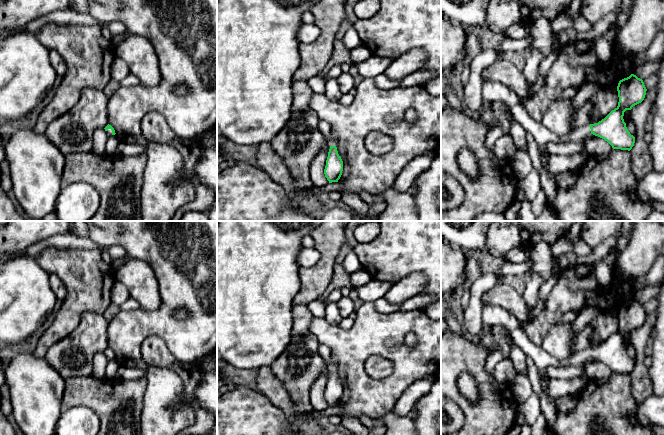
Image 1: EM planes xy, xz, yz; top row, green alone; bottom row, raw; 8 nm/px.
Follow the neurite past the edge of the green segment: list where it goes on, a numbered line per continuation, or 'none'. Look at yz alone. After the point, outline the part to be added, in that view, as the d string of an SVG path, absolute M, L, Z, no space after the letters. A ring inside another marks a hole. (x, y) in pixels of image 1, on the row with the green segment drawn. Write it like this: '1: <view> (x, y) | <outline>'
1: yz (492, 91) | M486 81L481 89L481 104L489 106L494 102L503 102L511 110L517 121L530 133L539 147L547 142L581 142L590 136L590 125L575 128L564 136L557 136L549 131L541 122L533 120L521 106L519 97L515 92L497 81Z

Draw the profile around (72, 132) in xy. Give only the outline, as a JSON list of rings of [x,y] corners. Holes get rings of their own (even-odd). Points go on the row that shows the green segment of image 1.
[[[84,89],[76,105],[53,120],[45,135],[65,156],[92,151],[93,133],[108,125],[108,101],[103,90]]]

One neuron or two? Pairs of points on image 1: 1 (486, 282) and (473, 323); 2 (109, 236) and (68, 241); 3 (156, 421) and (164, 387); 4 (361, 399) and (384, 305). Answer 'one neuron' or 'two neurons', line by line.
1: one neuron
2: two neurons
3: one neuron
4: two neurons

